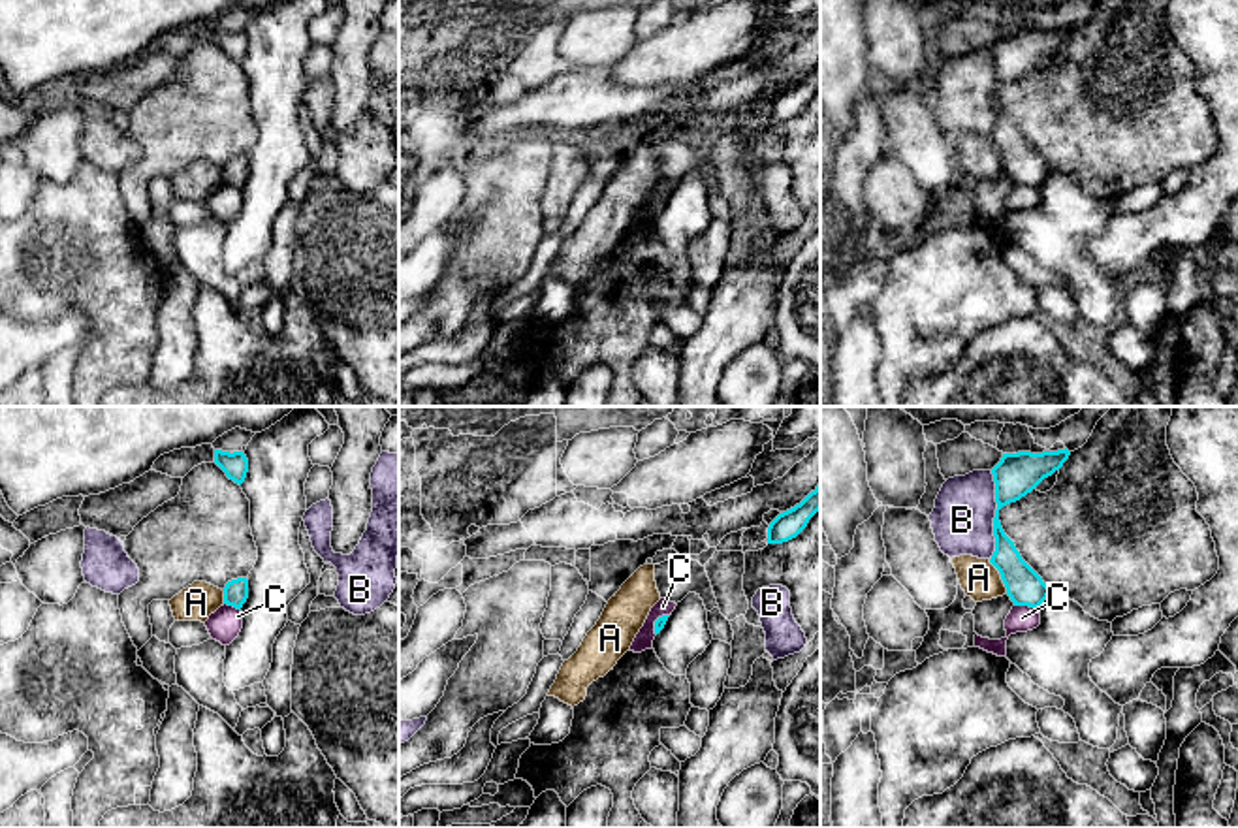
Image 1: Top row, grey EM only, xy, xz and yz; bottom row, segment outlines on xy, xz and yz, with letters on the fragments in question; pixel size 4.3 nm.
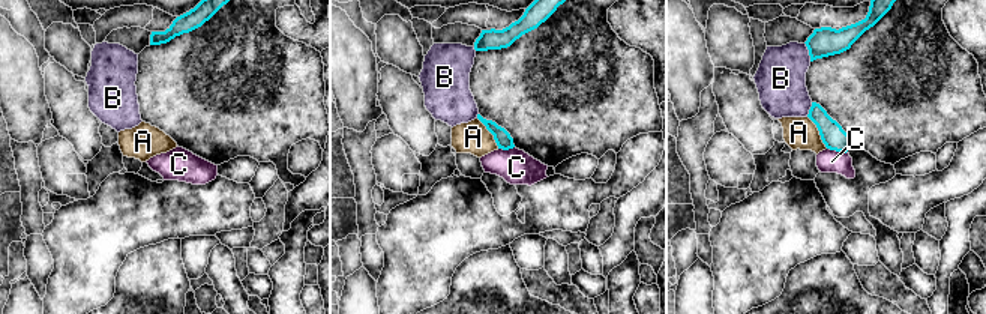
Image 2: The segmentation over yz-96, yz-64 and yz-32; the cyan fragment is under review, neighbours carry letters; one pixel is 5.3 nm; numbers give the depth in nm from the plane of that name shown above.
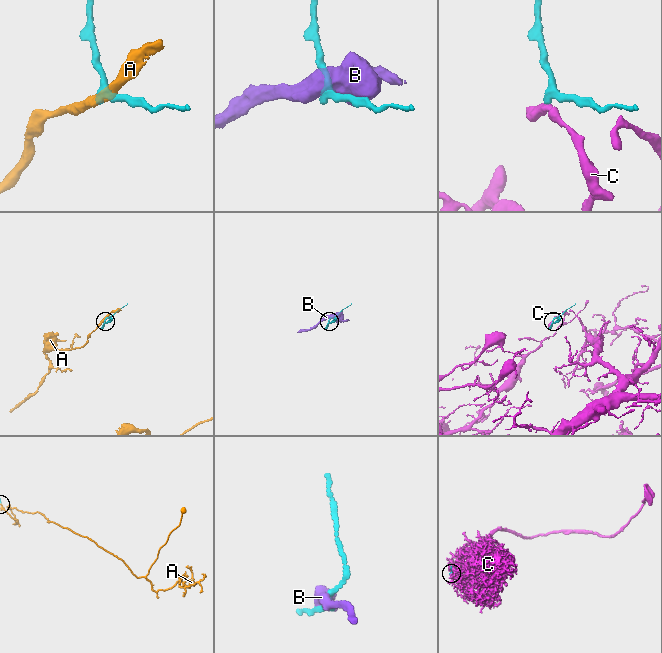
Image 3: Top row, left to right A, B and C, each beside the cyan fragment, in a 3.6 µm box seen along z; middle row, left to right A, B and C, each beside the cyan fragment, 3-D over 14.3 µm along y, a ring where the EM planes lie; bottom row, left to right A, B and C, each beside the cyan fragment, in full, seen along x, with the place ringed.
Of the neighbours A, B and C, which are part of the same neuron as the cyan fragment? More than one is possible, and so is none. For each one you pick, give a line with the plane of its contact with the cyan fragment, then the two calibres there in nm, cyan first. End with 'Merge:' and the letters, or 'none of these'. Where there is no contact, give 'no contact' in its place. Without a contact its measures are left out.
Merge: none of these

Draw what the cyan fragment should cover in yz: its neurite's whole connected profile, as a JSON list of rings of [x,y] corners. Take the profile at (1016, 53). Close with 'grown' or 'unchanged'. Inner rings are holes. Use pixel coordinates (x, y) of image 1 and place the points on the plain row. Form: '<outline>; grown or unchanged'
[[[1067,26],[1042,32],[1003,32],[1001,40],[992,47],[997,88],[993,96],[995,130],[990,141],[999,149],[1014,184],[1039,186],[1048,177],[1050,166],[1022,137],[1014,120],[1005,113],[999,88],[1031,72],[1044,56],[1059,49],[1069,34]]]; unchanged

